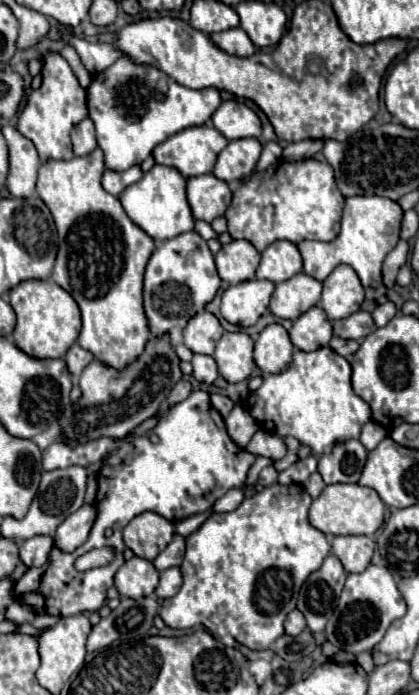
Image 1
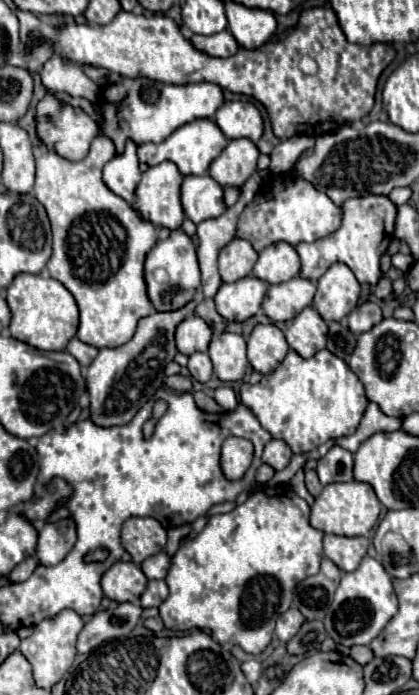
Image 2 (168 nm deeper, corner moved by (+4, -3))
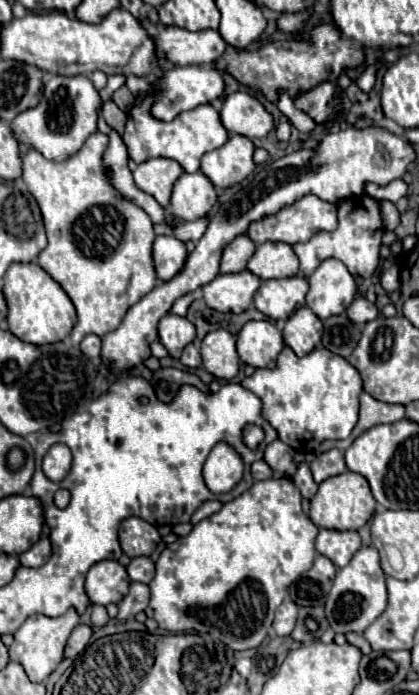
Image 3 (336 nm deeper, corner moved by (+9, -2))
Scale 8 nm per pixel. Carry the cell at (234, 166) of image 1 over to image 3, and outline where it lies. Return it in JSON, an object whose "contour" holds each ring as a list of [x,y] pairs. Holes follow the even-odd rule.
{"contour":[[[231,136],[221,148],[201,158],[201,172],[217,186],[229,188],[241,184],[255,168],[253,142],[247,136]]]}

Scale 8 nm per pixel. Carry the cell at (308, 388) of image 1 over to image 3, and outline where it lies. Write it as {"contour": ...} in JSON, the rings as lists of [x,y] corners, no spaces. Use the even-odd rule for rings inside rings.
{"contour":[[[319,346],[307,356],[299,358],[291,348],[283,348],[277,366],[275,368],[259,368],[255,370],[253,376],[245,378],[241,386],[249,392],[253,392],[261,404],[263,404],[263,418],[277,430],[279,440],[291,446],[293,450],[301,450],[303,446],[317,446],[323,440],[341,440],[351,434],[351,430],[357,424],[357,414],[359,414],[359,394],[361,390],[361,376],[359,372],[341,356],[335,356],[327,348]]]}

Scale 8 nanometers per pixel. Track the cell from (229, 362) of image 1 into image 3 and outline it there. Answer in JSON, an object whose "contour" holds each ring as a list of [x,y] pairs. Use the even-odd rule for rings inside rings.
{"contour":[[[227,330],[209,332],[201,342],[203,366],[219,380],[233,380],[239,372],[235,338]]]}

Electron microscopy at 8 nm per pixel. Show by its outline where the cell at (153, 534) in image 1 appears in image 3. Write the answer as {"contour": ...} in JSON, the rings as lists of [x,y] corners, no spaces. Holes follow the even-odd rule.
{"contour":[[[131,516],[125,518],[119,526],[119,542],[129,558],[137,558],[149,556],[161,542],[161,536],[153,524],[145,522],[143,518]]]}

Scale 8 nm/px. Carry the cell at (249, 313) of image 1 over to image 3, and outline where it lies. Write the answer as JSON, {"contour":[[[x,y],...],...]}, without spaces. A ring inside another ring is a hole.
{"contour":[[[249,270],[237,274],[219,274],[213,282],[203,286],[203,298],[209,308],[217,312],[241,314],[253,302],[253,294],[261,286],[261,278]]]}

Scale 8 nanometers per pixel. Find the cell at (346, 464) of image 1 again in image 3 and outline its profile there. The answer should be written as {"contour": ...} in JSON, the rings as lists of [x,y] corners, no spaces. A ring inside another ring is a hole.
{"contour":[[[331,448],[327,452],[323,452],[321,456],[317,456],[311,464],[311,474],[315,476],[315,482],[323,482],[331,476],[339,476],[339,474],[345,474],[347,472],[347,466],[345,466],[345,458],[343,458],[343,450],[337,450],[337,448]]]}

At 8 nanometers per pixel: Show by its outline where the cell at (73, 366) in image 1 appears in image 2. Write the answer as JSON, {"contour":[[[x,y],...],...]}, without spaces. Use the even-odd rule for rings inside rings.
{"contour":[[[74,337],[74,339],[68,343],[68,353],[72,353],[82,367],[88,367],[88,365],[94,361],[98,349],[92,347],[92,345],[84,345],[78,337]]]}

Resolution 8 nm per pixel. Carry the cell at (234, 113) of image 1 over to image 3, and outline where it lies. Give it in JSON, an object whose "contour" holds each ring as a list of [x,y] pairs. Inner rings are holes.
{"contour":[[[235,92],[227,96],[219,110],[221,122],[231,134],[241,134],[247,138],[263,138],[273,130],[273,116],[263,108],[263,104],[249,96],[247,92]]]}

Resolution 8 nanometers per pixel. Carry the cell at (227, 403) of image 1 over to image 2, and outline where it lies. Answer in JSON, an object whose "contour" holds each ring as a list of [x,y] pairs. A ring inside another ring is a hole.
{"contour":[[[218,387],[214,391],[214,399],[222,405],[224,411],[232,411],[238,405],[238,397],[236,397],[236,393],[230,387]]]}

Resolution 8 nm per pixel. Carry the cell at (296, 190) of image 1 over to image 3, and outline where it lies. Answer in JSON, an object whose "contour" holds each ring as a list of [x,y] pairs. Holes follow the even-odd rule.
{"contour":[[[307,194],[303,198],[299,198],[297,202],[281,208],[279,212],[265,216],[257,222],[253,222],[247,230],[247,236],[255,242],[255,244],[263,244],[263,242],[287,242],[287,244],[297,244],[297,242],[307,242],[315,232],[321,230],[335,230],[337,228],[337,206],[329,204],[325,200],[321,200],[315,194]]]}

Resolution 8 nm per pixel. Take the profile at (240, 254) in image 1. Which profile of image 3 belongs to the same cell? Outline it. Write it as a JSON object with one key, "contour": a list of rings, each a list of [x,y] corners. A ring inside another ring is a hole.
{"contour":[[[237,236],[227,248],[223,250],[221,256],[221,274],[231,274],[231,272],[243,272],[247,268],[249,258],[255,252],[255,244],[245,236]]]}

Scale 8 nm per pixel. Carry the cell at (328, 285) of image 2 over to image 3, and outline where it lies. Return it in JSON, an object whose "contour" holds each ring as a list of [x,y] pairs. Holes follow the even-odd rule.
{"contour":[[[329,258],[319,264],[319,268],[309,276],[307,306],[321,318],[345,312],[357,294],[355,278],[349,274],[343,262]]]}

